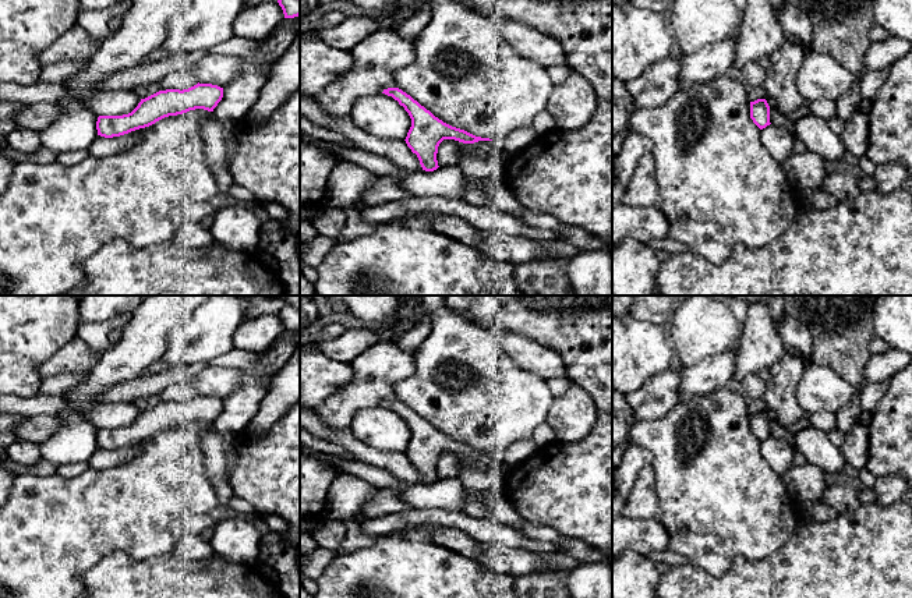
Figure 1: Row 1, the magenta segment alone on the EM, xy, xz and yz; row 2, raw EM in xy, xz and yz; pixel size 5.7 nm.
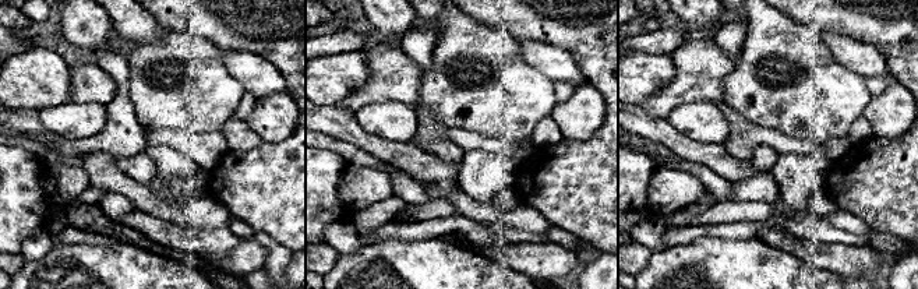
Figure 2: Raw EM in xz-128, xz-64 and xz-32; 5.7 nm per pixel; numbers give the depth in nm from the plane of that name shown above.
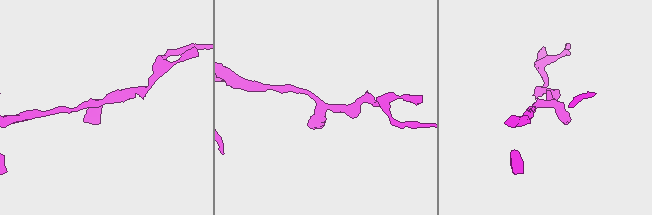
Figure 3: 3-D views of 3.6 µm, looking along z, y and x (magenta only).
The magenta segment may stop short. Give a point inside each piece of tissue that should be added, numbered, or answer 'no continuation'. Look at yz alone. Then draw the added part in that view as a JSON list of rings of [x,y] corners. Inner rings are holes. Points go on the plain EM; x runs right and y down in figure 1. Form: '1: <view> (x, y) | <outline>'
no continuation

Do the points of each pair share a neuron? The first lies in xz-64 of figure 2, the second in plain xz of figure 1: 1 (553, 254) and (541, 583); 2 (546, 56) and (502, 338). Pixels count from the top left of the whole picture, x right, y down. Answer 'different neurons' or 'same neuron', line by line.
1: different neurons
2: same neuron

